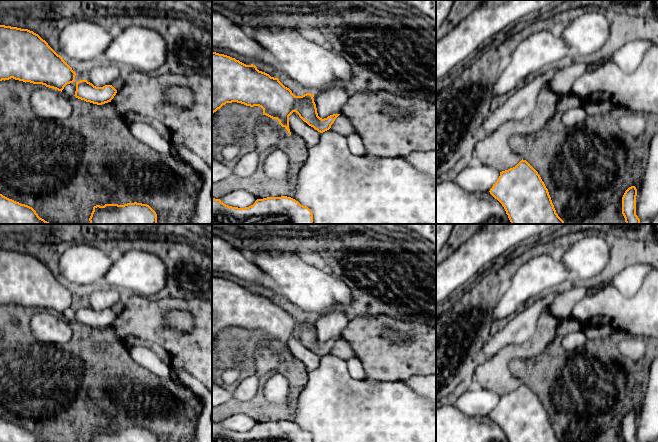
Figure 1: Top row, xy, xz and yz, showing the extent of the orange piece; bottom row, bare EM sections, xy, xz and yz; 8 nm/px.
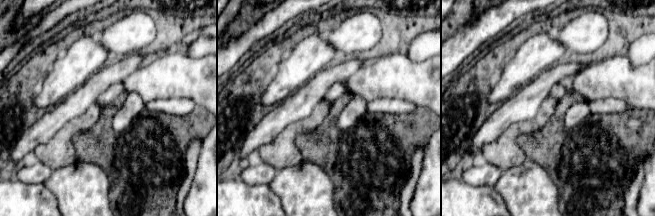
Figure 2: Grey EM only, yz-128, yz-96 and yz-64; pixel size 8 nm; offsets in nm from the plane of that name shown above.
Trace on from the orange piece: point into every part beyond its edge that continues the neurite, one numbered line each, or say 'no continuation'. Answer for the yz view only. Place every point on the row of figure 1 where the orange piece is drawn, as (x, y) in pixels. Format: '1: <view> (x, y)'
no continuation

